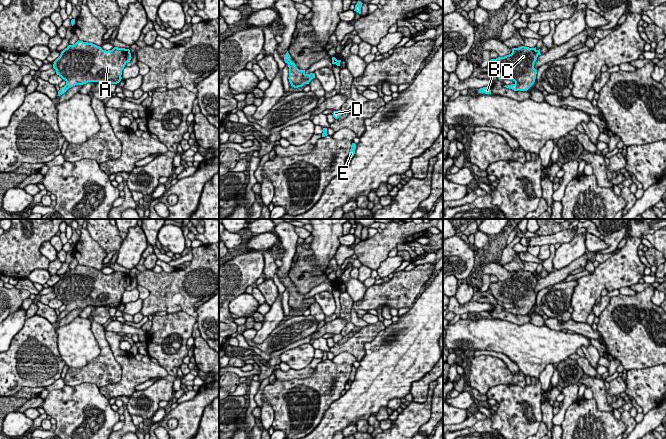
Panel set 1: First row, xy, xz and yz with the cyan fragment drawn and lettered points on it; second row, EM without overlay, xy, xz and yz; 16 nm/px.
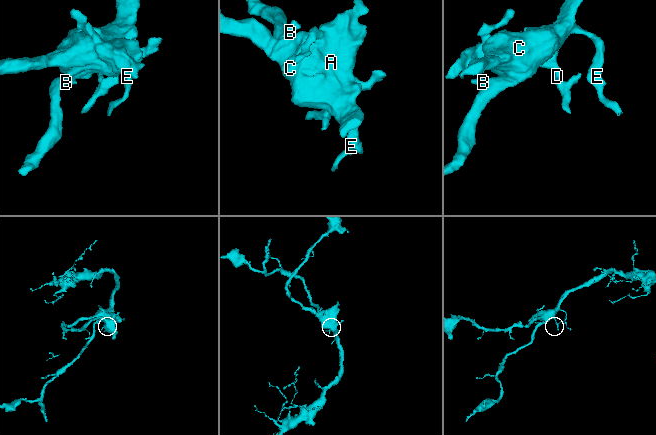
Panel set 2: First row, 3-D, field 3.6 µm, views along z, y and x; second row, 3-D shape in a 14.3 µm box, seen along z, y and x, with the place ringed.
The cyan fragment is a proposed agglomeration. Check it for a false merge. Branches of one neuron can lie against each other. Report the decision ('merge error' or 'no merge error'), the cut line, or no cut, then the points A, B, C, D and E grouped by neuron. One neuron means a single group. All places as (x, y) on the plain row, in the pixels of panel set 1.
no merge error; cut none; groups A B C D E

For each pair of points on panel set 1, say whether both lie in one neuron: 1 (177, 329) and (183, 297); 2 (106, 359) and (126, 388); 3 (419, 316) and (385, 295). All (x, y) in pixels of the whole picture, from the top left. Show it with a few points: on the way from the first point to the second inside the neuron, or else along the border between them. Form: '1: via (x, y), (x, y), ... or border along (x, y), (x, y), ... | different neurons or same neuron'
1: border along (168, 312), (186, 312), (191, 315) | different neurons
2: border along (114, 356), (121, 368), (121, 378), (99, 388) | different neurons
3: border along (416, 298), (410, 308) | different neurons

